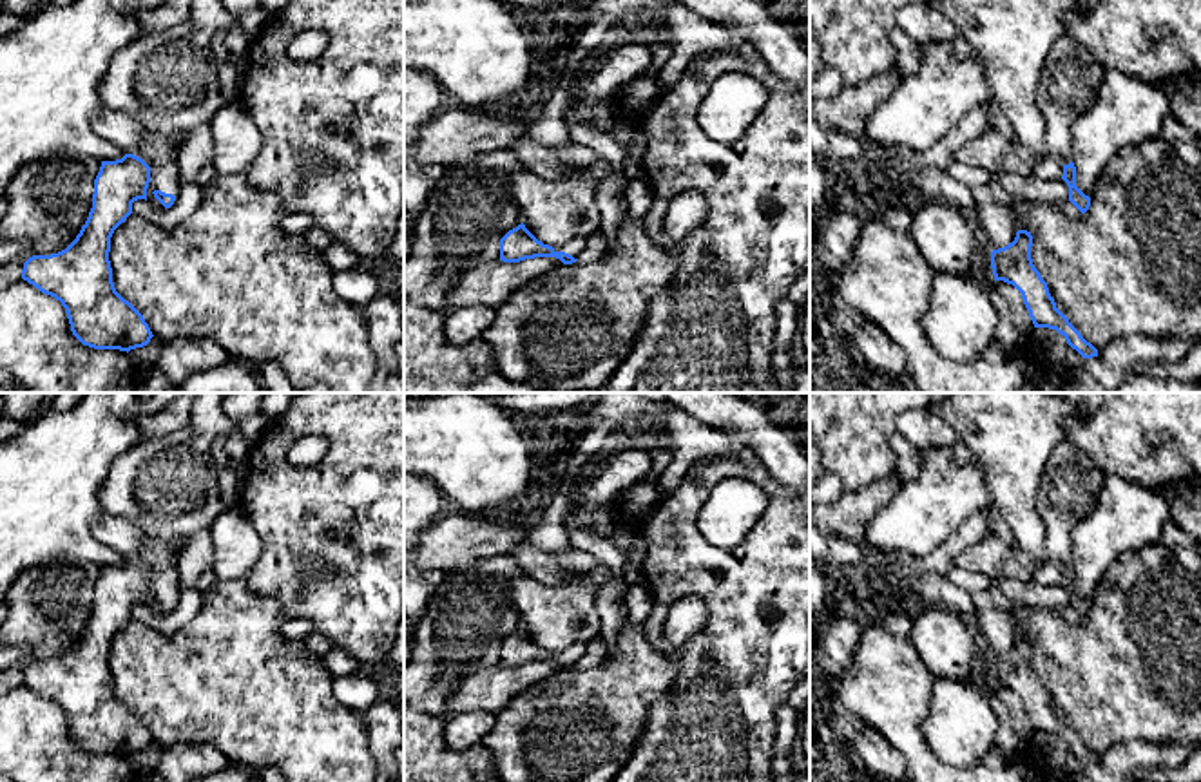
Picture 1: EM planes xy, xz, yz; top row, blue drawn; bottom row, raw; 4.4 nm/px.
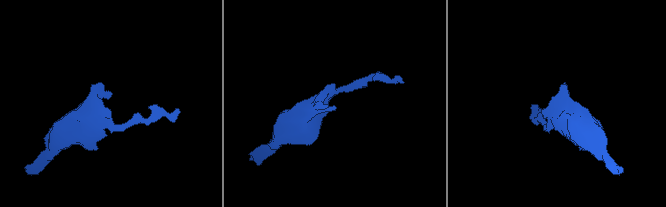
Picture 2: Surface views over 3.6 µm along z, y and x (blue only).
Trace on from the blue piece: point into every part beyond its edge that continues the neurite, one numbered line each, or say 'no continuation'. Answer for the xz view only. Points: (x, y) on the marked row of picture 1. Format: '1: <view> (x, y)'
1: xz (576, 247)

